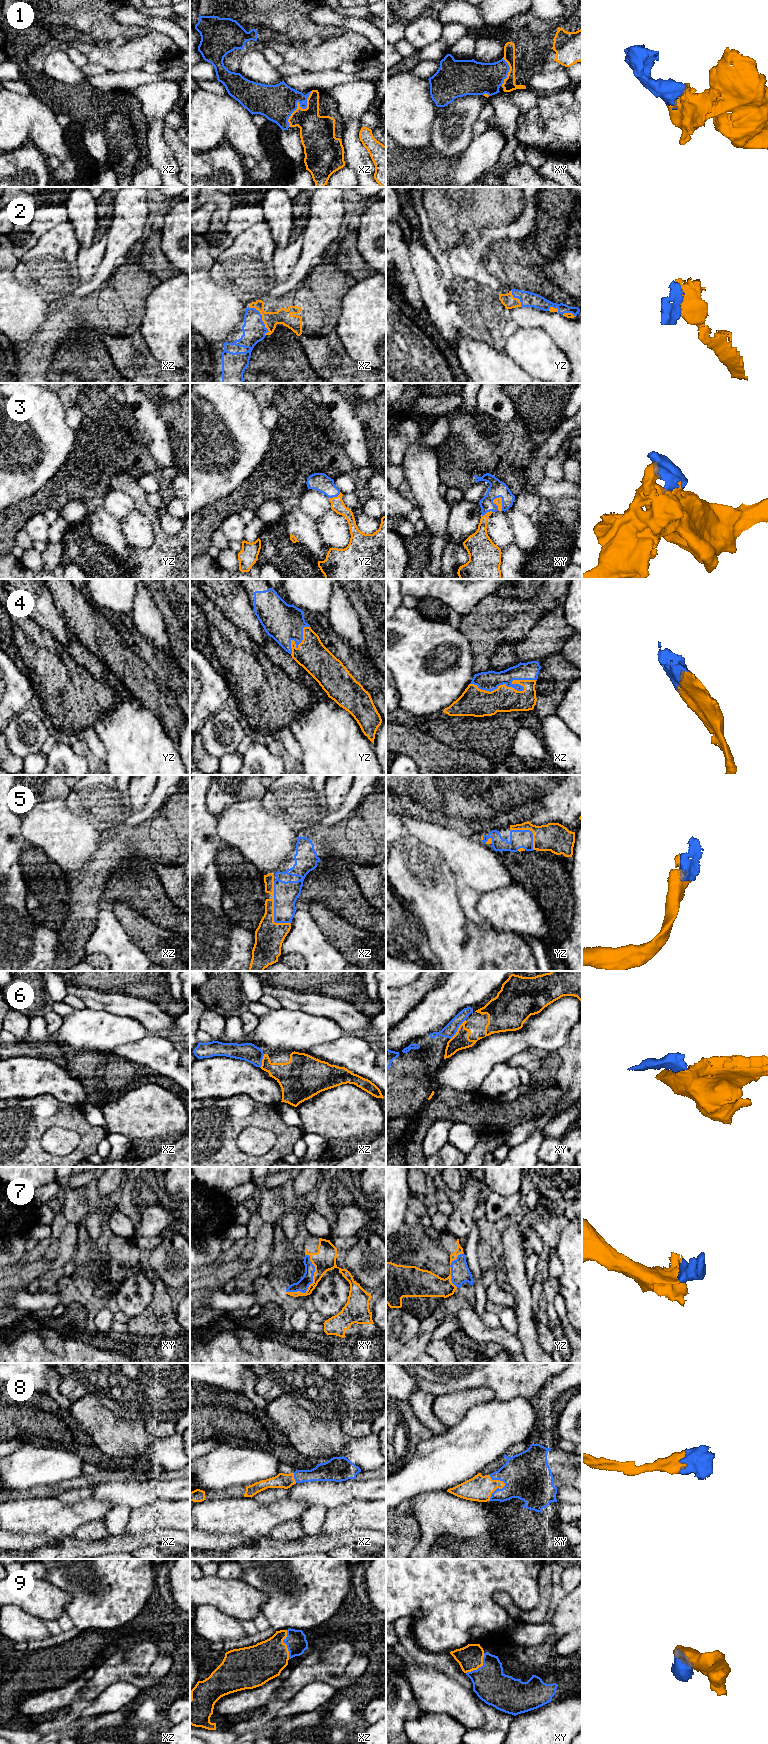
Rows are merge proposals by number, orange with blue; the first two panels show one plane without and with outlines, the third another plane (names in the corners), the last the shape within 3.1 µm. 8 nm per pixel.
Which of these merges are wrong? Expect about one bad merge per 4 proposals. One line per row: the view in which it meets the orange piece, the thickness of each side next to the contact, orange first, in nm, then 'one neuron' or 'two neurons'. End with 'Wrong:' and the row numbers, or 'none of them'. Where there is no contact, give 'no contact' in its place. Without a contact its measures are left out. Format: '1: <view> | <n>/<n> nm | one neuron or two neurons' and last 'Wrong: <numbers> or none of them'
1: xz | 280/280 nm | one neuron
2: xz | 120/180 nm | one neuron
3: xy | 60/140 nm | one neuron
4: xz | 200/160 nm | one neuron
5: xz | 240/190 nm | one neuron
6: xy | 140/100 nm | two neurons
7: xy | 180/100 nm | one neuron
8: xy | 200/380 nm | one neuron
9: xz | 300/170 nm | one neuron
Wrong: 6

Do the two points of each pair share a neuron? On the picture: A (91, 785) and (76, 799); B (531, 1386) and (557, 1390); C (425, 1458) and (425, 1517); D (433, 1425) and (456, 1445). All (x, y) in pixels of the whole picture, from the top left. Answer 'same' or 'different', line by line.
A: same
B: different
C: different
D: different

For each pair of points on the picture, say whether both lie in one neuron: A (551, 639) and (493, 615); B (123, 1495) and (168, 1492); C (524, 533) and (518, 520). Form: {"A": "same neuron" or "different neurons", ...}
{"A": "different neurons", "B": "same neuron", "C": "same neuron"}

